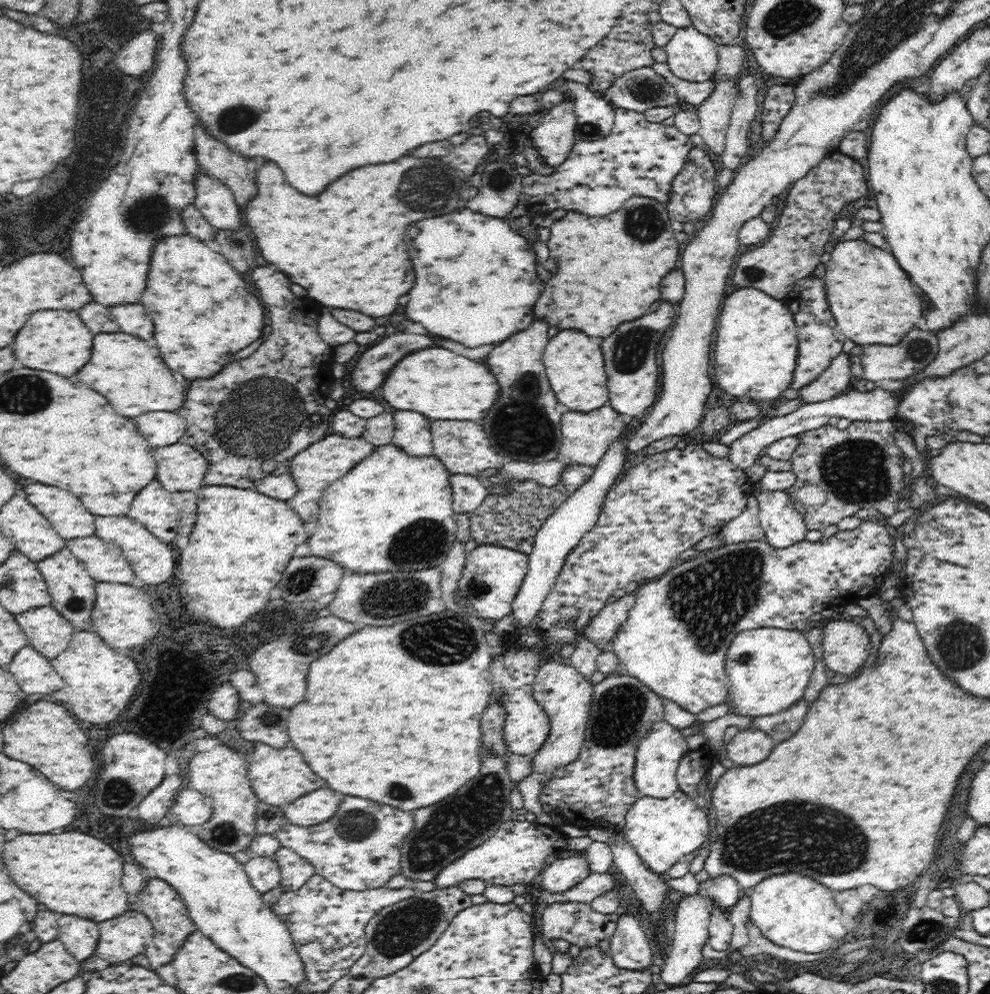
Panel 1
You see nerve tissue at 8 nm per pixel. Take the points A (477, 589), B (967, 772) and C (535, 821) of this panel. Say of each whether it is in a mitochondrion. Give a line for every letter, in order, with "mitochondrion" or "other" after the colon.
A: mitochondrion
B: other
C: other

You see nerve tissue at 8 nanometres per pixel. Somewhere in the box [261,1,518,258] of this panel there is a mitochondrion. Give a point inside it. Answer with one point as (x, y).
(423, 188)

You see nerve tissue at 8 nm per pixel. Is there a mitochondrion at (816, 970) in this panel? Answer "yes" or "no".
no

